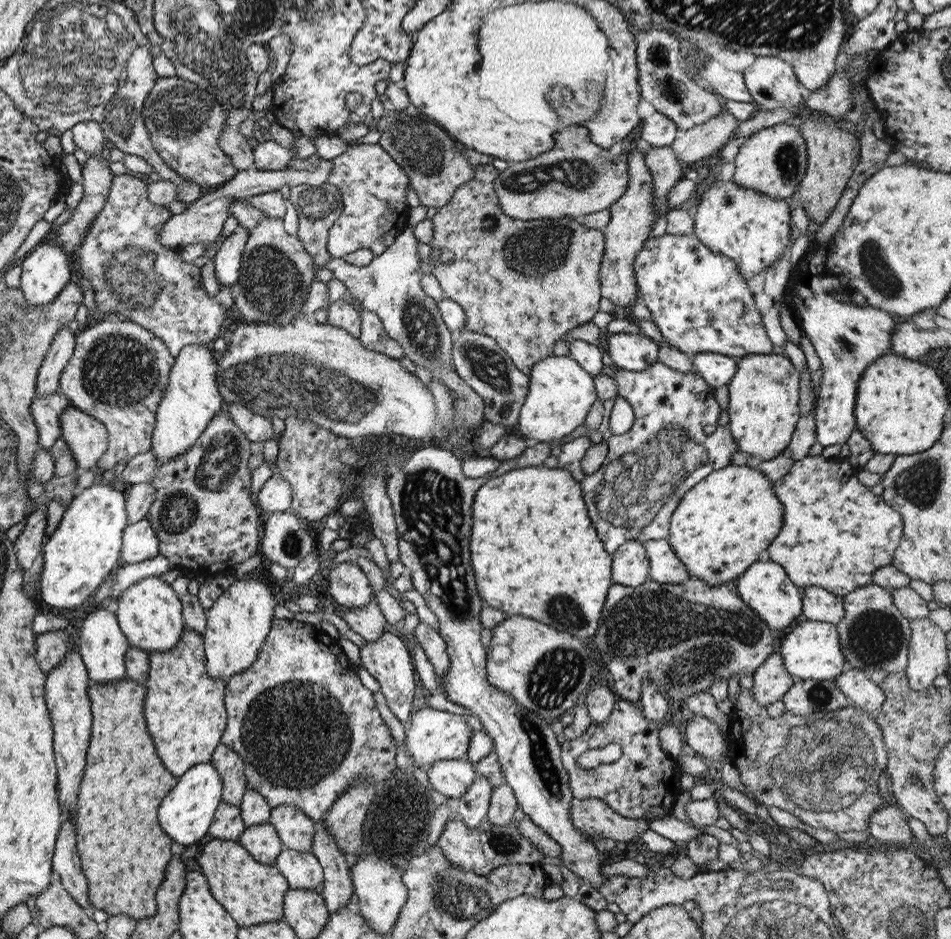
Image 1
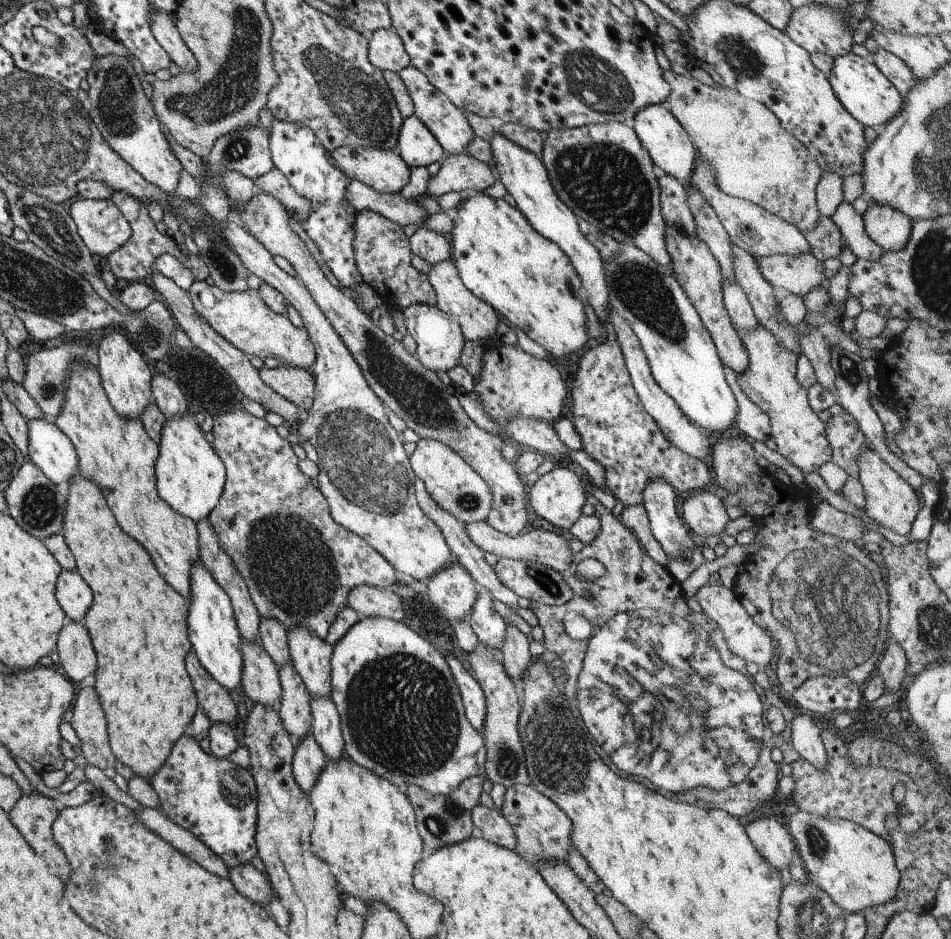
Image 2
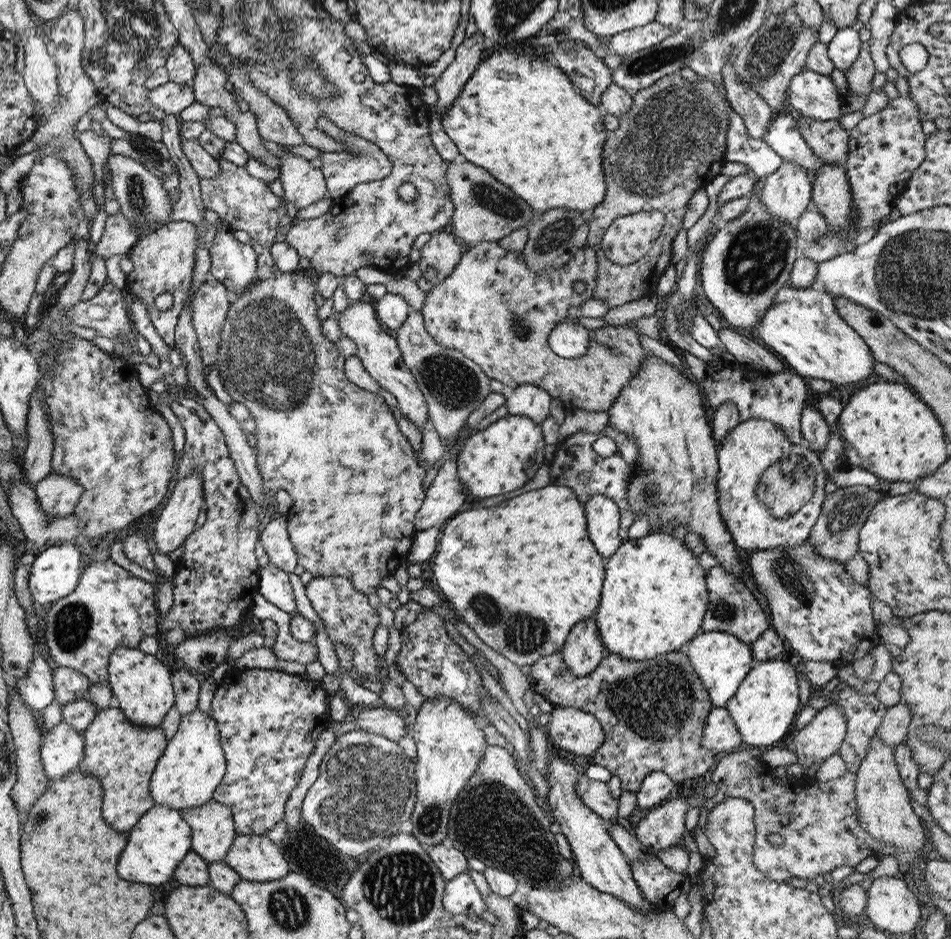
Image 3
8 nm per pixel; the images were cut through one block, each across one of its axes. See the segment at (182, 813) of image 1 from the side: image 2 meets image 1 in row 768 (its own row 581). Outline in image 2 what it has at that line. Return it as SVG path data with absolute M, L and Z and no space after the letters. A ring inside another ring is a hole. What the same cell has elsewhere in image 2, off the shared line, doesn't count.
M200 562L191 566L189 576L189 610L185 616L187 624L187 638L189 638L191 652L195 654L199 664L221 688L228 693L237 686L241 686L241 636L239 635L233 610L227 594L213 582L211 574L203 568Z

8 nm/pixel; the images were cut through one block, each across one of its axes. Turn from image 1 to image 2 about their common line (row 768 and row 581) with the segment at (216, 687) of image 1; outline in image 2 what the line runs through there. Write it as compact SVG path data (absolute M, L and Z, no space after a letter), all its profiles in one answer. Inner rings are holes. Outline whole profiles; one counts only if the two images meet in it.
M79 360L71 362L67 366L67 376L65 376L65 400L60 406L57 418L52 421L57 426L61 434L65 434L67 440L73 444L78 461L77 476L87 478L97 484L97 488L103 496L106 506L113 514L116 524L122 532L139 542L149 556L155 562L157 572L163 576L167 586L171 586L177 594L189 598L189 576L191 576L191 566L195 566L199 559L199 544L197 544L197 528L195 522L187 517L174 512L156 492L155 481L155 460L158 456L158 444L155 444L143 430L140 420L133 418L121 418L113 412L103 388L100 384L100 378L95 367L89 363L83 364Z

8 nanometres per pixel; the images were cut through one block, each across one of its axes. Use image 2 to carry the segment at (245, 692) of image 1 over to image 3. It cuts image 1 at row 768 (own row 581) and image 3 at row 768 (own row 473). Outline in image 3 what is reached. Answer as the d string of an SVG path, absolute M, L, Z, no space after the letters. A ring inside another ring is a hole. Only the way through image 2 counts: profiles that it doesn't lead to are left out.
M229 668L216 683L208 714L217 724L219 744L223 750L226 768L211 799L231 810L237 835L267 834L277 821L283 820L285 801L297 784L308 755L314 750L315 740L331 722L328 714L328 697L320 681L310 680L301 673L287 674L275 669Z

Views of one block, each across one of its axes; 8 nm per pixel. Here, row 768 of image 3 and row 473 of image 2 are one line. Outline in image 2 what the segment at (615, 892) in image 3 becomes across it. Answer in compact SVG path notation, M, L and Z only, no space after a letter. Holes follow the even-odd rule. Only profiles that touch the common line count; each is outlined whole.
M555 467L544 476L539 477L533 486L526 489L526 503L545 522L567 530L573 526L573 522L576 522L577 518L580 518L581 508L588 501L585 499L585 490L586 488L581 484L581 478L577 478L577 474L573 474L567 468Z

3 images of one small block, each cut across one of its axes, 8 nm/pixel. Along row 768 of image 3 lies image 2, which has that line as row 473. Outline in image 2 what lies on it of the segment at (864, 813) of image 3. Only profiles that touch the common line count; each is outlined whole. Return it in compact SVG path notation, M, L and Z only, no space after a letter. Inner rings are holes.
M869 444L856 458L858 466L858 481L861 483L864 499L865 514L877 525L889 528L901 536L909 534L910 528L917 512L919 512L921 499L919 494L911 488L894 470L891 470L883 459Z

